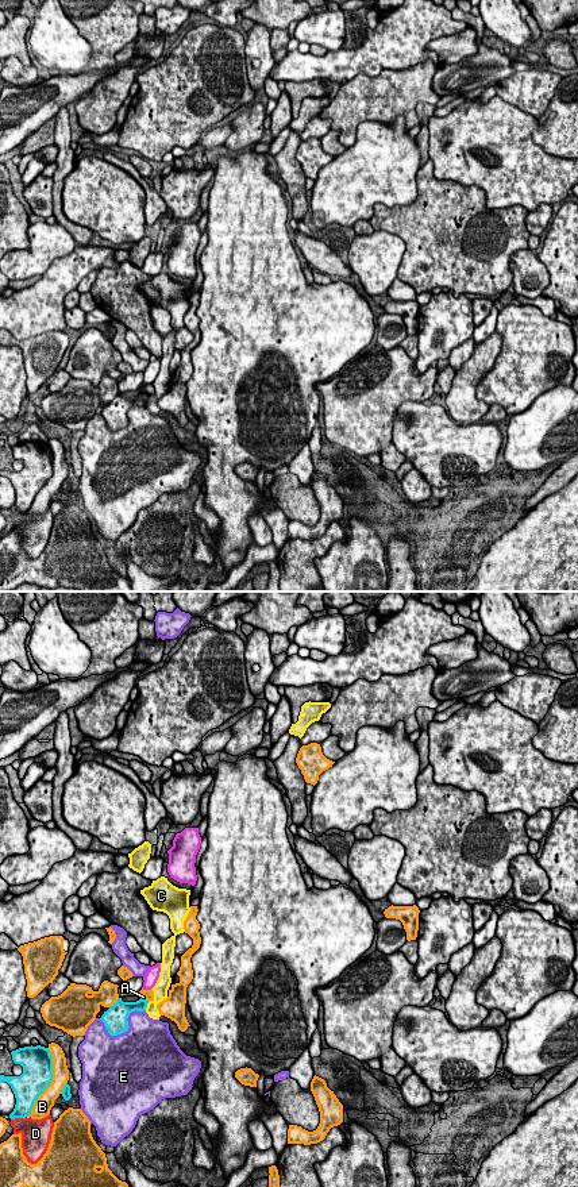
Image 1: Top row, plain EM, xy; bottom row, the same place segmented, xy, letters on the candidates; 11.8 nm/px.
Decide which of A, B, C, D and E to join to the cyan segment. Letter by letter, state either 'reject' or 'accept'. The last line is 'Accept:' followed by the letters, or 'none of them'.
A: reject
B: reject
C: reject
D: reject
E: reject
Accept: none of them

